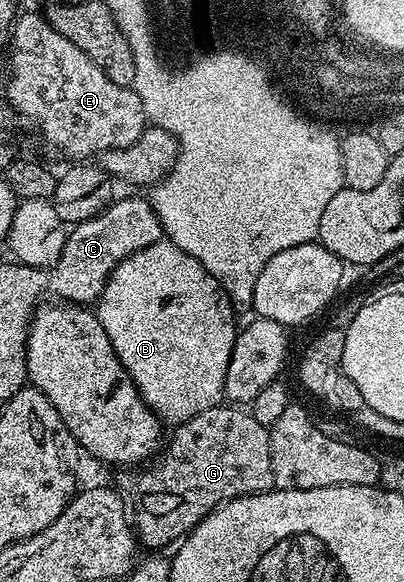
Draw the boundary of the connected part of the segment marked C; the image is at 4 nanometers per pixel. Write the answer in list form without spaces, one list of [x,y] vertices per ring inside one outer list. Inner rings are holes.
[[[144,197],[121,198],[109,203],[102,214],[91,220],[76,223],[68,231],[61,261],[52,267],[54,295],[74,304],[93,304],[101,296],[109,273],[120,264],[128,254],[134,254],[144,246],[162,241],[163,231],[159,216]]]

